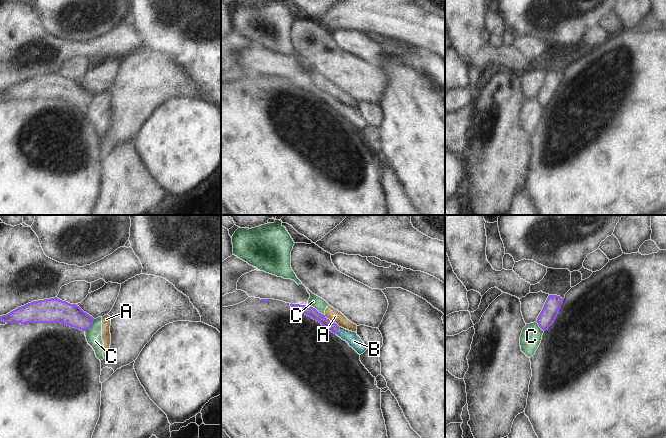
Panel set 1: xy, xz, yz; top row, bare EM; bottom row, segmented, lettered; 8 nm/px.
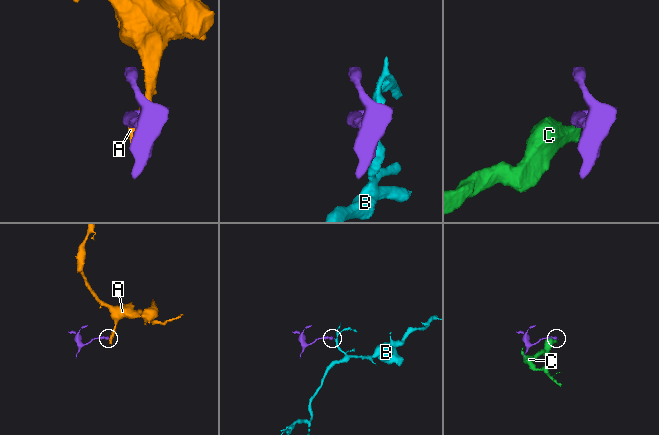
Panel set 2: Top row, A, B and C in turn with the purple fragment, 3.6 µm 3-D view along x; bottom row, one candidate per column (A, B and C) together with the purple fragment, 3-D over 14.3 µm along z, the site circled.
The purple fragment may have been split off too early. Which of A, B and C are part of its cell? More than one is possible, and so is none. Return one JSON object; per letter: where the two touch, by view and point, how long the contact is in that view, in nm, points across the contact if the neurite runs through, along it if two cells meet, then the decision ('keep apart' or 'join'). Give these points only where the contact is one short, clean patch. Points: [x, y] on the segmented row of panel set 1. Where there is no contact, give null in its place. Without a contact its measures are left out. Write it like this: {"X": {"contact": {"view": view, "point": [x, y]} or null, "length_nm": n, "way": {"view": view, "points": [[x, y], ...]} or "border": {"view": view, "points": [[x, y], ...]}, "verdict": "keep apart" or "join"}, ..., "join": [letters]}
{"A": {"contact": {"view": "xz", "point": [331, 321]}, "length_nm": 160, "border": {"view": "xz", "points": [[324, 314], [339, 326]]}, "verdict": "keep apart"}, "B": {"contact": {"view": "xz", "point": [337, 330]}, "length_nm": 70, "way": {"view": "xz", "points": [[312, 312], [337, 330], [354, 341]]}, "verdict": "join"}, "C": {"contact": {"view": "xz", "point": [315, 309]}, "length_nm": 160, "border": {"view": "xz", "points": [[308, 304], [323, 315]]}, "verdict": "keep apart"}, "join": ["B"]}

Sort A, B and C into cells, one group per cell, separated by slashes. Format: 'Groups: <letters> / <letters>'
Groups: A C / B.

